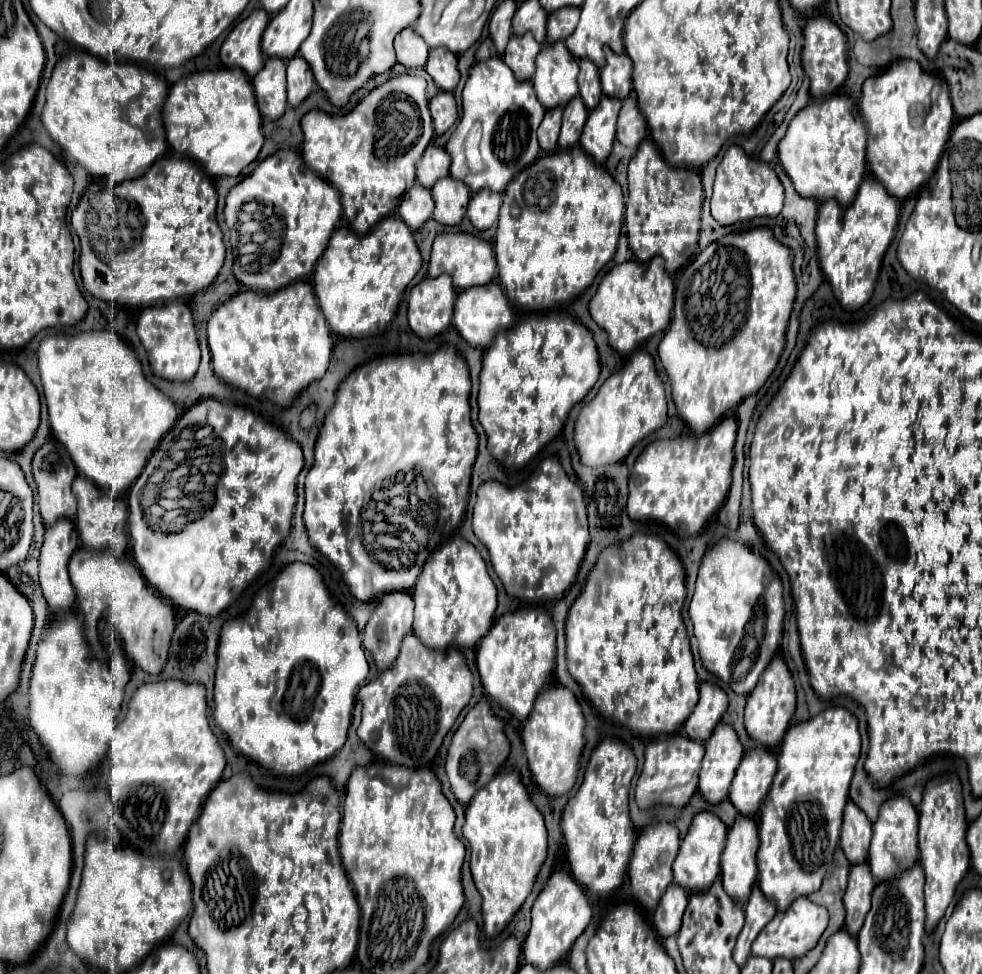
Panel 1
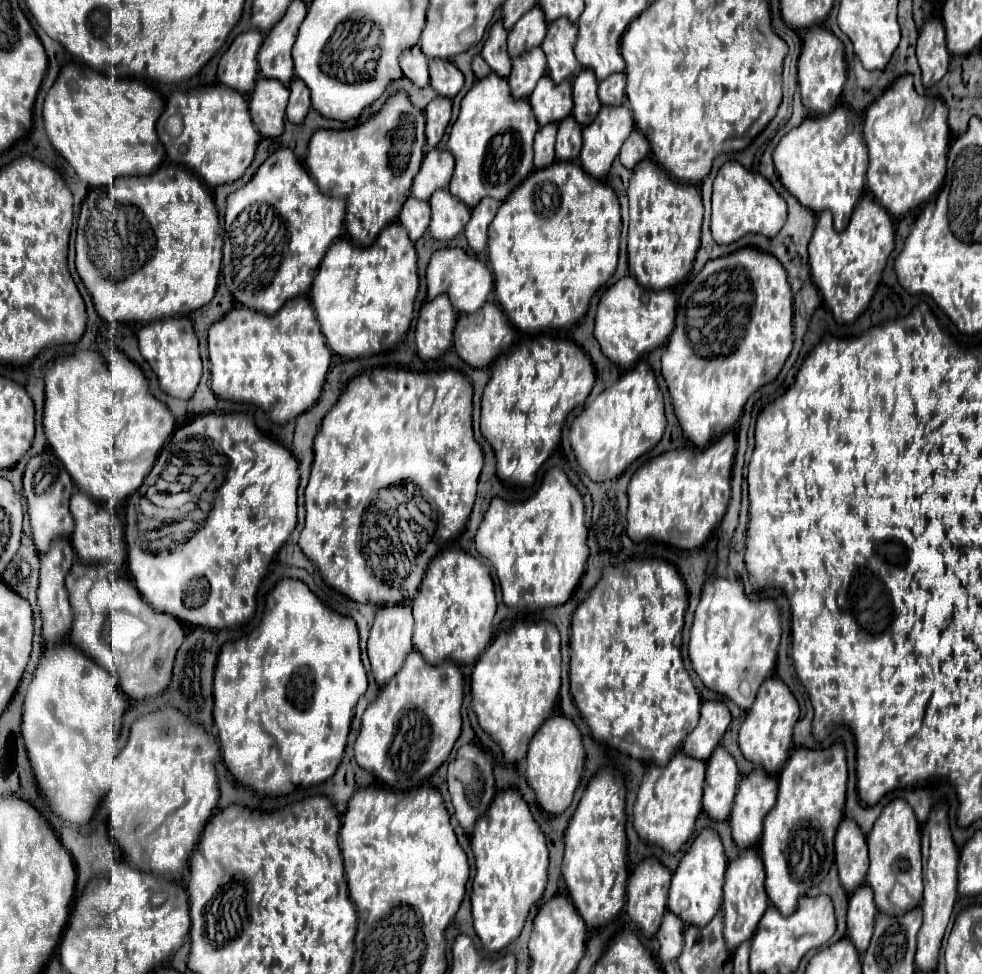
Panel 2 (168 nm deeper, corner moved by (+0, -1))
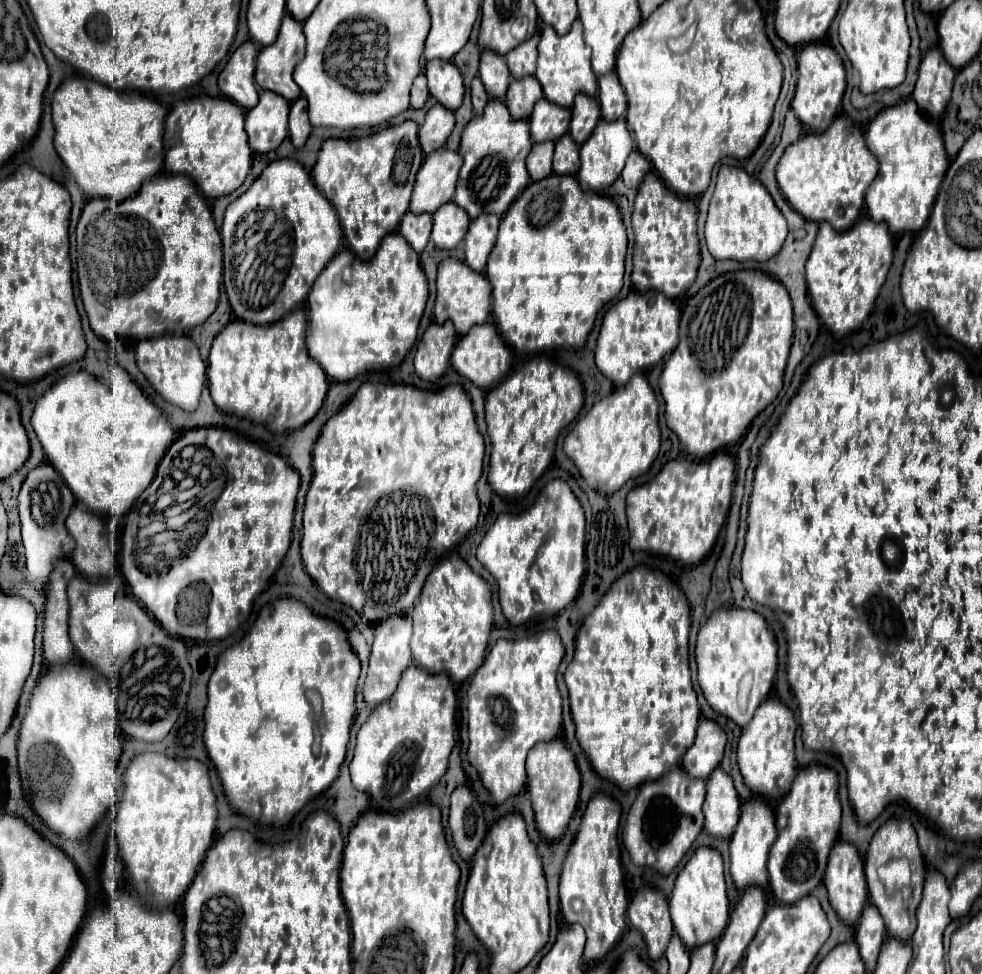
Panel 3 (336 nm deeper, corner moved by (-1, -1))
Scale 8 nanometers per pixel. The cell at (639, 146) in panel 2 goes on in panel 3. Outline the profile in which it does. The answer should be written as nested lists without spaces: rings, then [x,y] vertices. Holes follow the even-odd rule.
[[[633,149],[625,167],[623,167],[623,171],[621,171],[621,177],[623,177],[627,187],[637,187],[647,171],[651,171],[649,159],[645,159],[645,155],[641,155],[641,151]]]

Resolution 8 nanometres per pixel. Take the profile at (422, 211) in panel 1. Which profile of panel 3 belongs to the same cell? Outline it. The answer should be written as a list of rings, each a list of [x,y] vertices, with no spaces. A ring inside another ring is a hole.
[[[407,211],[403,221],[401,221],[401,227],[399,227],[399,233],[405,235],[405,239],[409,239],[409,245],[421,253],[429,241],[429,233],[431,233],[431,215],[429,213],[421,213],[421,215],[415,215],[413,211]]]

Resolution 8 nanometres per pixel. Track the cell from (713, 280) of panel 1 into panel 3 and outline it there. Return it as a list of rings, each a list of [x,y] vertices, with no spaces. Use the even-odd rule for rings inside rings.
[[[733,271],[709,281],[695,293],[681,315],[679,345],[667,355],[661,393],[665,397],[667,425],[679,437],[681,447],[695,457],[709,457],[717,449],[735,443],[747,431],[753,417],[763,411],[783,387],[783,371],[793,341],[793,309],[787,289],[763,271]]]

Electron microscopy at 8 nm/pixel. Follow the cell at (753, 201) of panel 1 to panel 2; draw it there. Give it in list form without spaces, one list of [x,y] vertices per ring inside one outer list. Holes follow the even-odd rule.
[[[728,161],[718,171],[712,193],[712,239],[718,245],[730,245],[748,233],[758,233],[768,239],[776,237],[786,221],[786,201],[758,173],[746,171],[738,161]]]

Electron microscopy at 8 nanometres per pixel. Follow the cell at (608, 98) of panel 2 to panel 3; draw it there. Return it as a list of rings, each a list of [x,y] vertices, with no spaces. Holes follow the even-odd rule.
[[[615,73],[599,77],[597,99],[601,105],[601,117],[605,117],[605,119],[623,117],[623,113],[627,109],[627,99],[625,99],[625,91],[621,87],[621,81]]]

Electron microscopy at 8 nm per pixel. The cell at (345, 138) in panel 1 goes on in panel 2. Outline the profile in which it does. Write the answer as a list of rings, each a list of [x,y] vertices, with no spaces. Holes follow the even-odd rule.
[[[404,91],[394,93],[386,105],[382,107],[380,113],[370,117],[364,125],[358,125],[354,129],[344,129],[344,131],[330,131],[330,129],[318,129],[308,145],[308,155],[306,155],[306,167],[312,179],[318,183],[318,187],[328,193],[328,195],[338,195],[346,199],[346,229],[352,235],[352,243],[358,247],[370,247],[378,233],[398,219],[400,207],[404,205],[404,199],[410,197],[410,187],[420,171],[422,159],[424,159],[424,113],[418,111],[410,99],[406,97]]]

